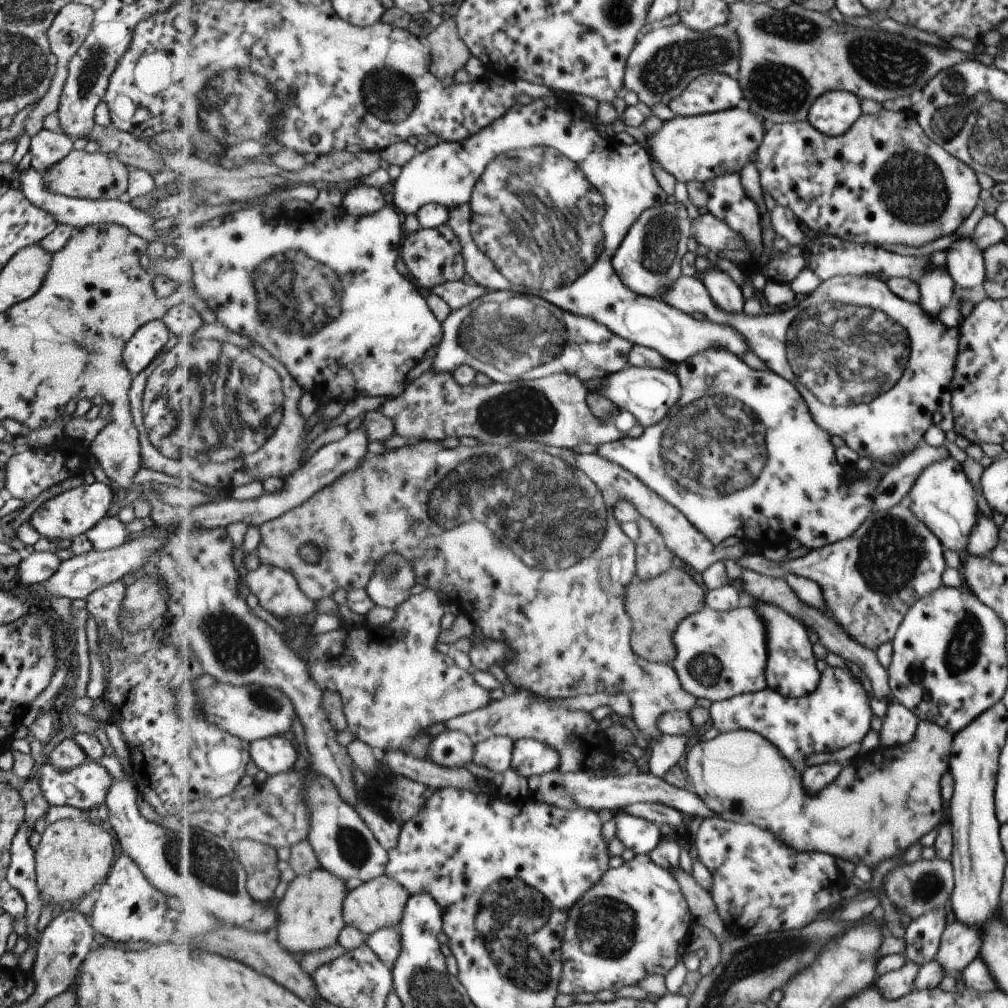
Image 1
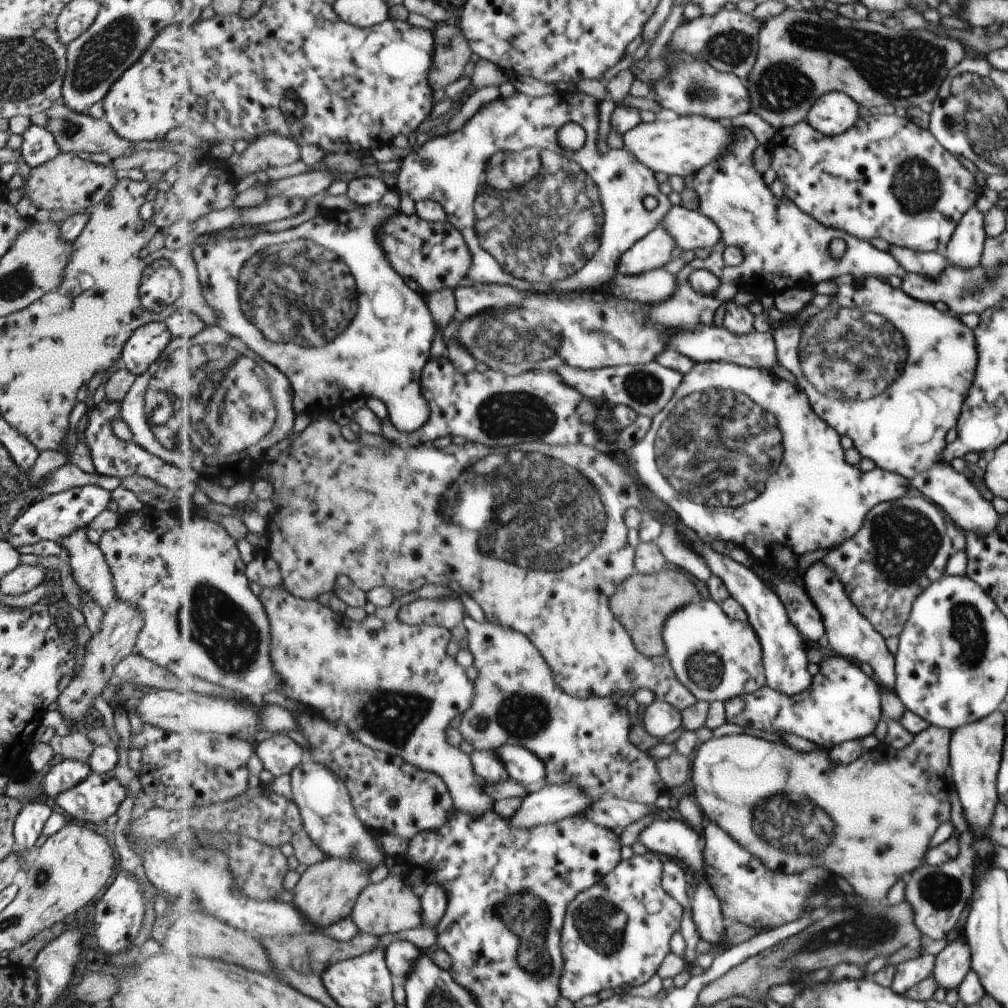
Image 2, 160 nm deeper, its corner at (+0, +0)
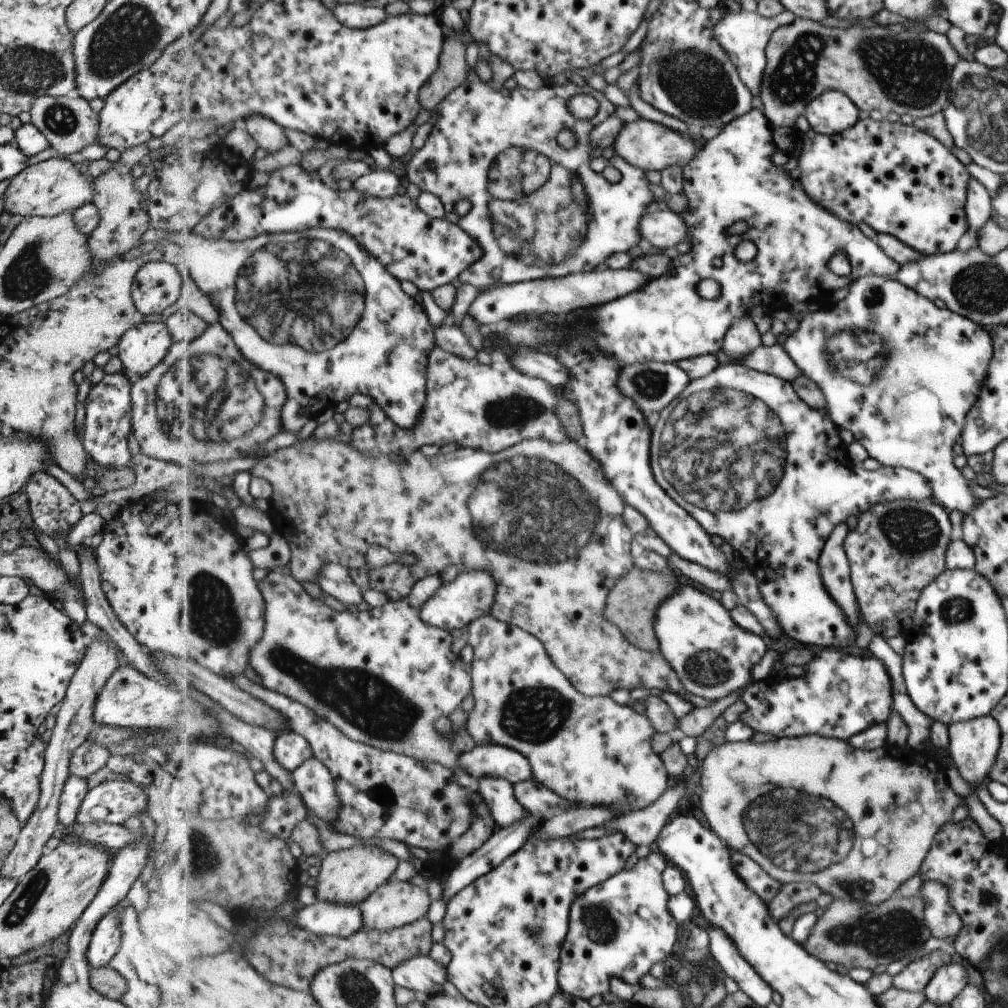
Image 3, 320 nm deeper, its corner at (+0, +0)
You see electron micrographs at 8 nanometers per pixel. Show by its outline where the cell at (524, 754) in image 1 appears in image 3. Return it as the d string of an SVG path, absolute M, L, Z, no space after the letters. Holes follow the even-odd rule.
M496 744L477 745L471 751L460 753L460 767L476 779L505 778L513 784L533 778L529 759L519 751Z

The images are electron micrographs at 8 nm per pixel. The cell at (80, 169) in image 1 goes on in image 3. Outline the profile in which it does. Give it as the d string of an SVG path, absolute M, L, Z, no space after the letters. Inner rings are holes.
M47 159L27 165L21 172L10 178L1 198L2 210L23 217L52 217L63 211L71 211L91 200L91 179L87 174L79 174L67 159Z

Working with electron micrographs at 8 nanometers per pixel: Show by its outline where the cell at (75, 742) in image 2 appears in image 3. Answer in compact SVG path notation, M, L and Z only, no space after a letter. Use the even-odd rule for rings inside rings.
M87 739L71 755L68 771L73 776L86 779L105 765L110 756L107 749L94 745Z

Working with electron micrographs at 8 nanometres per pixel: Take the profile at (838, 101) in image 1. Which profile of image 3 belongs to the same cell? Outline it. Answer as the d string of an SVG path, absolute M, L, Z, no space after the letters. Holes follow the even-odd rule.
M827 91L812 100L805 112L809 126L824 135L839 135L857 120L857 107L843 91Z

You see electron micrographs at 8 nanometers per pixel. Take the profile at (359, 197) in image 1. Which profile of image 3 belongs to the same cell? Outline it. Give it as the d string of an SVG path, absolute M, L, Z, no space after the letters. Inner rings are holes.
M377 167L368 175L354 182L354 187L366 195L385 198L395 196L397 188L403 185L403 180L397 178L395 172L387 168Z

